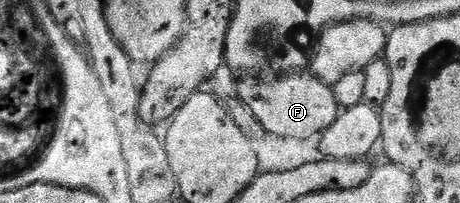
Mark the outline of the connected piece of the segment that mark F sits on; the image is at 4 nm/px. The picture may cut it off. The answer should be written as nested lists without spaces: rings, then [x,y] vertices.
[[[286,73],[281,77],[258,77],[242,87],[245,110],[255,115],[263,132],[276,137],[308,137],[318,139],[340,110],[331,84],[320,81],[313,73]]]

